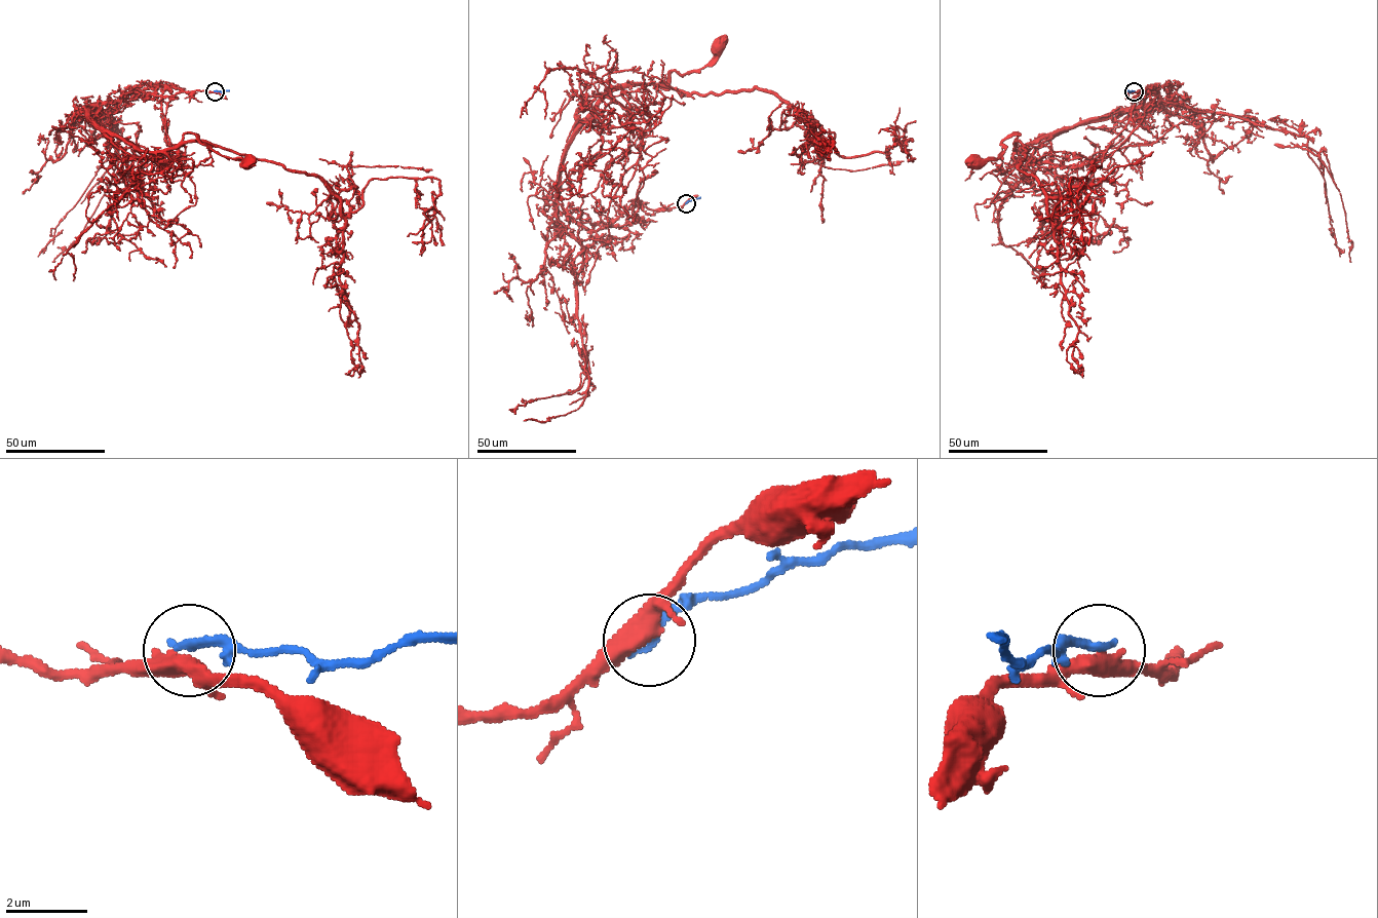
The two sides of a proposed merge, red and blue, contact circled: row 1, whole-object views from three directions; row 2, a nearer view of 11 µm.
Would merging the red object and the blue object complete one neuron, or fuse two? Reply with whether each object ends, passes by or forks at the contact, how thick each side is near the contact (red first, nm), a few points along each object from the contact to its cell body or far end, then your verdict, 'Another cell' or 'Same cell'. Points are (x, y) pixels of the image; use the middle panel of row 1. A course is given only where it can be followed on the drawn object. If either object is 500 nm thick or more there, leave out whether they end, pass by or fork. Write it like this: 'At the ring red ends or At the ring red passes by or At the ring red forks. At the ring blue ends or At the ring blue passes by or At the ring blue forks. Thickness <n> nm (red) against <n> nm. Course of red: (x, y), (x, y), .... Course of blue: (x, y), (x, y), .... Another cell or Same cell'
At the ring red passes by. At the ring blue ends. Thickness 440 nm (red) against 240 nm. Course of red: (686, 202), (634, 206), (649, 124), (633, 114), (622, 91), (660, 86), (673, 71), (703, 68), (718, 49). Course of blue: (686, 202), (700, 197). Same cell

